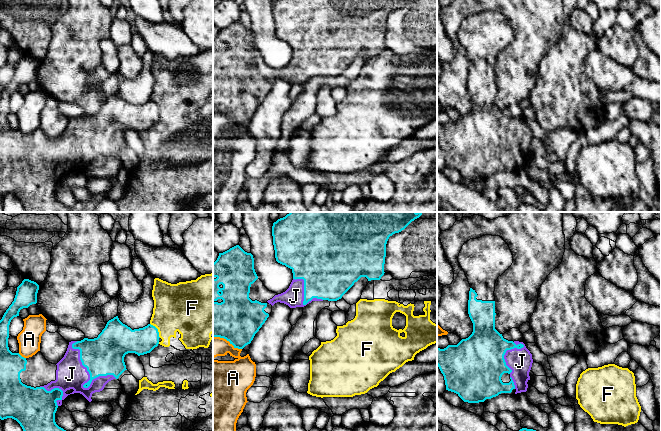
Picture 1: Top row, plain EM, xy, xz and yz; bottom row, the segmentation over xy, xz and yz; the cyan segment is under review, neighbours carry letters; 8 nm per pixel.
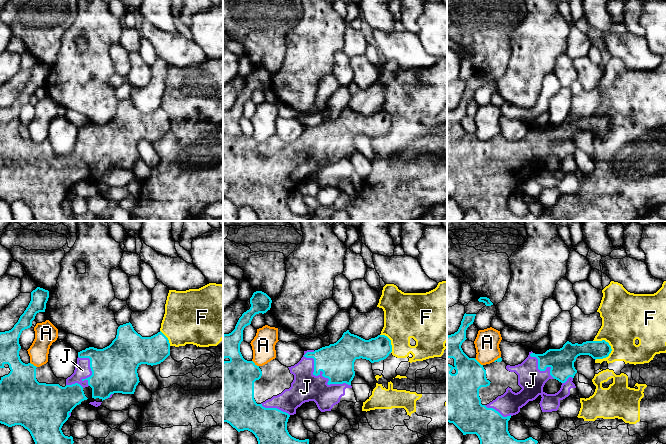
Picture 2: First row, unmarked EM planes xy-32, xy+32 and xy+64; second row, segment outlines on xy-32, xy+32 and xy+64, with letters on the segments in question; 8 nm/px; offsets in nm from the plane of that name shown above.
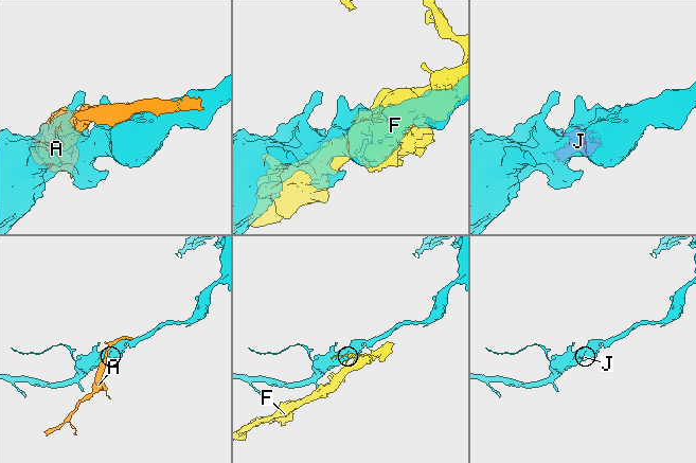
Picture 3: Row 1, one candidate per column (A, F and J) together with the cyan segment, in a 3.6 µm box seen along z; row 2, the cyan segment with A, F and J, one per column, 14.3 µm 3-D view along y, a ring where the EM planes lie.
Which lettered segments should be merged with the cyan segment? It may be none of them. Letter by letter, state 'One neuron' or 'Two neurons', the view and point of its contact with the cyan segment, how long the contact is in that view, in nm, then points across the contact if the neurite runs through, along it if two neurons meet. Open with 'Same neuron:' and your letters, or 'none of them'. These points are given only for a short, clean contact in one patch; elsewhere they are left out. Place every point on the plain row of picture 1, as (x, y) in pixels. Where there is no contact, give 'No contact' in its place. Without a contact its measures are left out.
Same neuron: J
A: Two neurons. Touches cyan at xz (227, 116). Shared border 260 nm
F: Two neurons. Touches cyan at xy (157, 106). Shared border 150 nm. Boundary: xy (150, 99), (157, 105), (160, 113)
J: One neuron. Touches cyan at xy (88, 147). Shared border 460 nm

